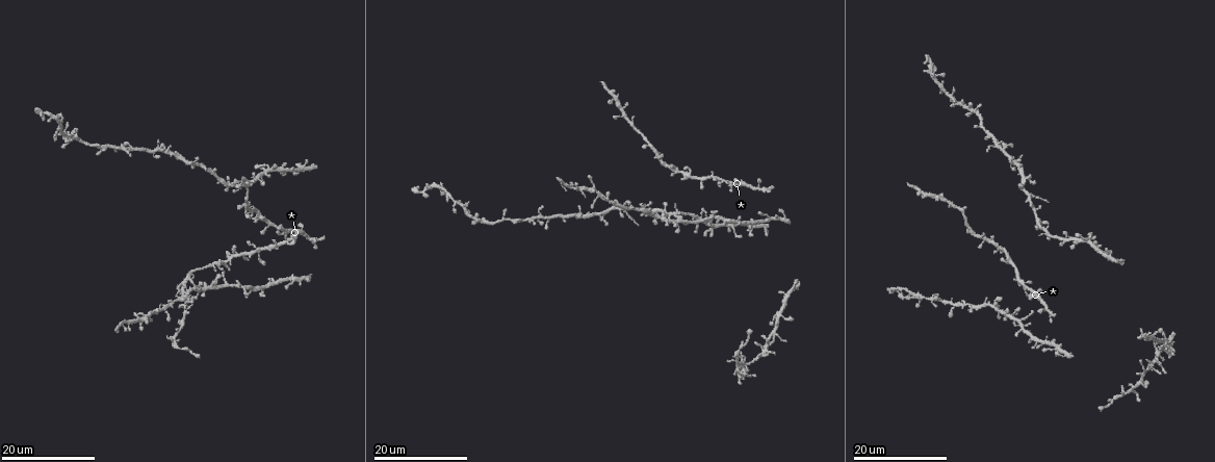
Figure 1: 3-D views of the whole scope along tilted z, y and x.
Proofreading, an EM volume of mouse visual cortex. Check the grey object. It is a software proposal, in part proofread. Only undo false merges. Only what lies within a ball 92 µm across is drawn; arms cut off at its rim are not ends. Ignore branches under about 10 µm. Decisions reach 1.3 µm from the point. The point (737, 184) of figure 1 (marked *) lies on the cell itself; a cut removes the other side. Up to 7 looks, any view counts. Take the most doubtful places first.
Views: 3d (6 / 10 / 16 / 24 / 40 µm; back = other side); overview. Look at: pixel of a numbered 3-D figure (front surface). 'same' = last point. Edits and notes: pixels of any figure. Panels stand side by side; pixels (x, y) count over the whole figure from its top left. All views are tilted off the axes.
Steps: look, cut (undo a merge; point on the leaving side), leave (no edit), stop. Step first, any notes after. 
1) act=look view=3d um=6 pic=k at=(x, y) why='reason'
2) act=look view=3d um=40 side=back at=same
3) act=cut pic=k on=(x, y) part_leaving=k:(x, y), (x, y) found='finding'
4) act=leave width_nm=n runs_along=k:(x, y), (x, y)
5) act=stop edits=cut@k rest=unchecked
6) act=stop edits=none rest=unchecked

act=look view=3d um=24 pic=1 at=(1008, 258) why='two arms in line, one across'

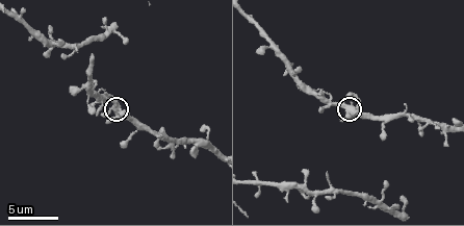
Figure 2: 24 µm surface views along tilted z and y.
act=look view=3d um=10 pic=2 at=(113, 107)

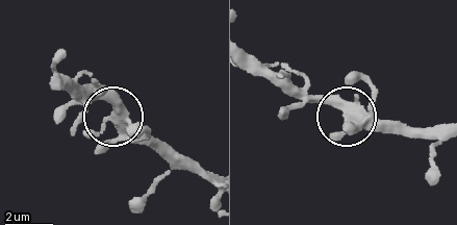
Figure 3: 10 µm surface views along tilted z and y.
act=leave width_nm=310 runs_along=3:(210, 181), (144, 143), (118, 119), (96, 82) found='one cell here'

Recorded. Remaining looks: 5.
act=look view=3d um=6 pic=2 at=(332, 192) why='four-way junction'

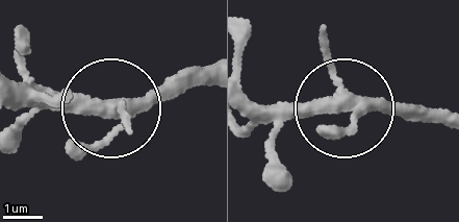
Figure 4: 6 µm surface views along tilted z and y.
act=look view=3d um=6 side=back pic=4 at=(344, 104)

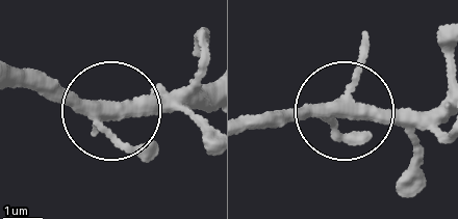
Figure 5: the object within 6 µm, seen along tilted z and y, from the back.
act=leave width_nm=330 found='continuous, no second cell'

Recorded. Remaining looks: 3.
act=look view=3d um=16 pic=1 at=(173, 342) why='thin neck'

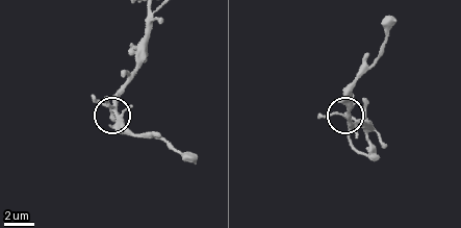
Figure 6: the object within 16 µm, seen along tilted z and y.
act=look view=3d um=10 pic=6 at=(346, 117) why='closer look'

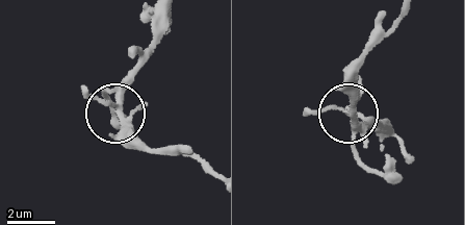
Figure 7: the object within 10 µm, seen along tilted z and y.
act=leave arms=4 found='one cell here'

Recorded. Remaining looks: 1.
act=stop edits=none rest=unchecked

